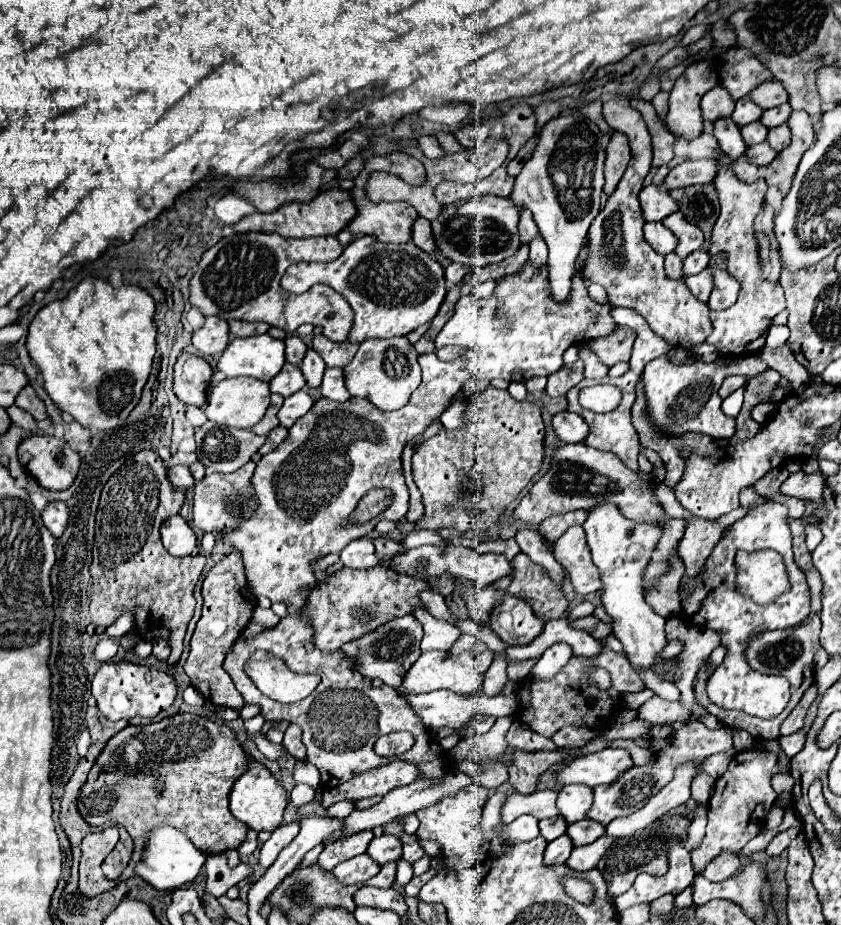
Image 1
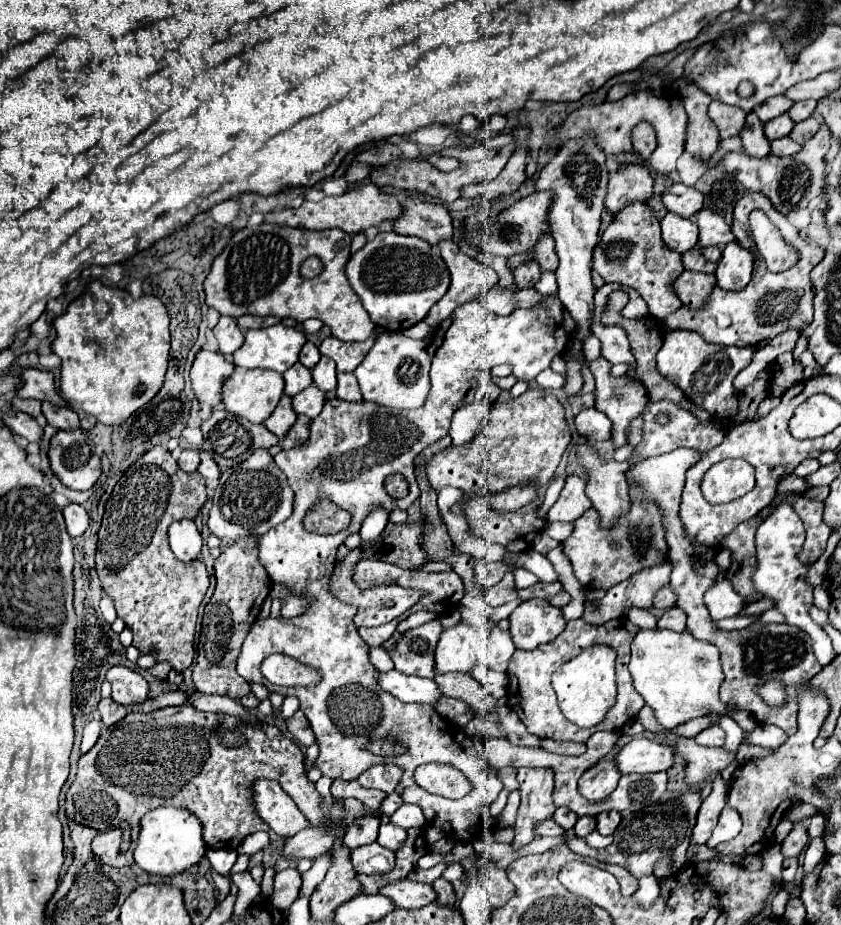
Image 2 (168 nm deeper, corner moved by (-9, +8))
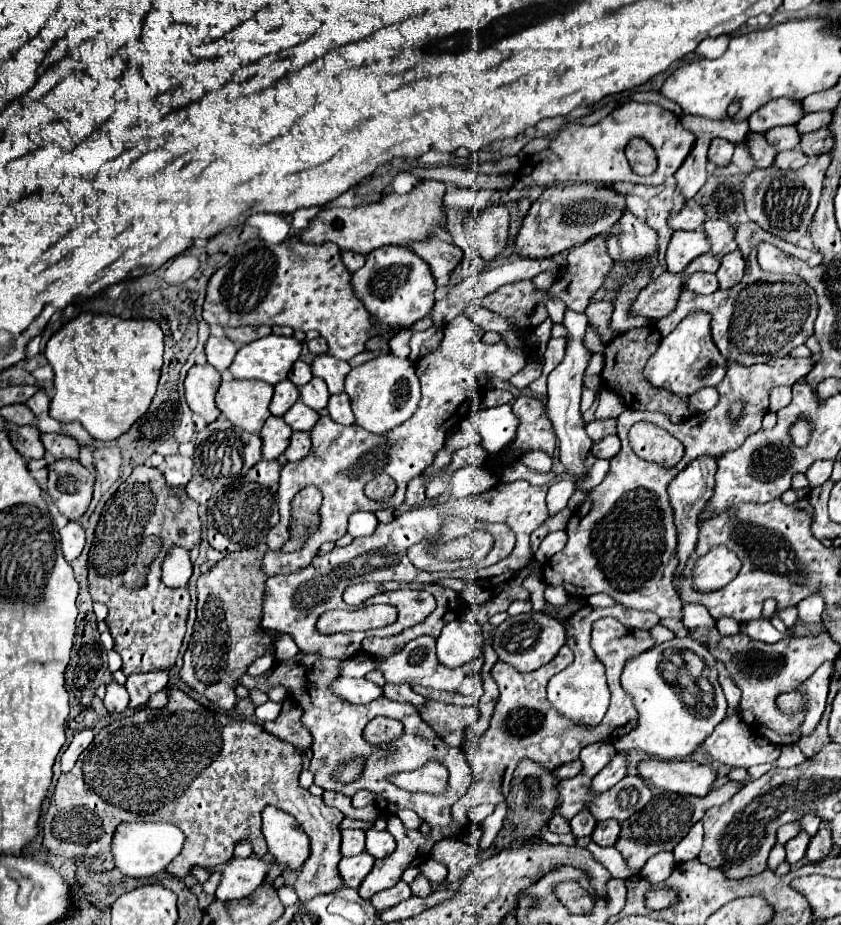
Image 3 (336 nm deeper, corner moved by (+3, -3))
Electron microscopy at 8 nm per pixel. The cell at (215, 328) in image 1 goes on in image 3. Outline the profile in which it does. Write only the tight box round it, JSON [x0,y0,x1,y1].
[206,336,238,372]

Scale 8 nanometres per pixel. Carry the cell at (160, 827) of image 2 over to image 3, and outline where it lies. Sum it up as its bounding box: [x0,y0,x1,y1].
[112,822,184,878]

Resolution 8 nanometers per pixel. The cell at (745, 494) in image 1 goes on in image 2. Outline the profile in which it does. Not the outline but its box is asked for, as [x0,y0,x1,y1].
[702,459,754,505]

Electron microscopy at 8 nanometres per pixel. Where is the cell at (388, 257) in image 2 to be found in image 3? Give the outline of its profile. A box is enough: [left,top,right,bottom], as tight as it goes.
[352,246,436,328]

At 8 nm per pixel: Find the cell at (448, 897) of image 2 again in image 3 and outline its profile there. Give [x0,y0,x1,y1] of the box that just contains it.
[410,874,432,896]

